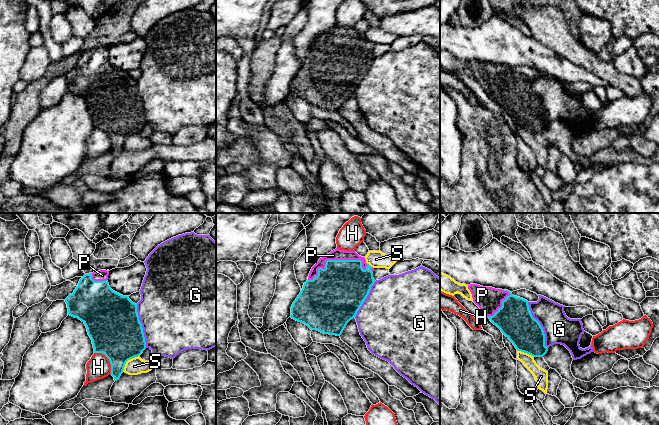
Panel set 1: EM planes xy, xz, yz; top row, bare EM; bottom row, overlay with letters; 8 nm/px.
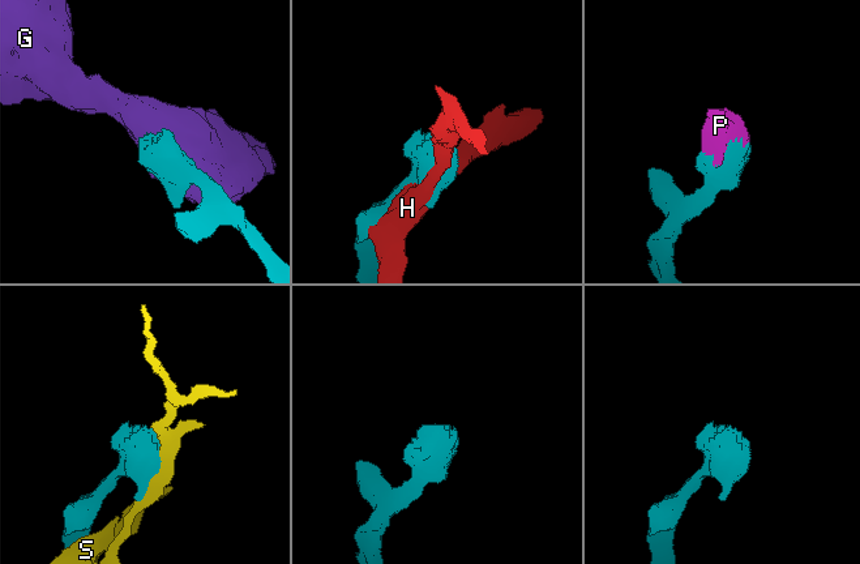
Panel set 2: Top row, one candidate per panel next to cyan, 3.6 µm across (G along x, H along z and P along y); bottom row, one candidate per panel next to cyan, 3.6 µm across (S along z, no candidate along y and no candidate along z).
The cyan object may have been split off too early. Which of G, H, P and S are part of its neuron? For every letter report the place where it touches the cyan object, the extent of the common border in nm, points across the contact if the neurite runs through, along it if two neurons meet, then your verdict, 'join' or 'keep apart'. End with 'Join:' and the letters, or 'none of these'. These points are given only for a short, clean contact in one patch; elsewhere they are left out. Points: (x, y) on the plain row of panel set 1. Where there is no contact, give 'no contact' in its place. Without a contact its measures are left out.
G: yz (540, 101) | 400 nm | keep apart
H: xy (108, 134) | 220 nm | keep apart
P: xz (337, 36) | 500 nm | join
S: xy (128, 135) | 190 nm | keep apart
Join: P

